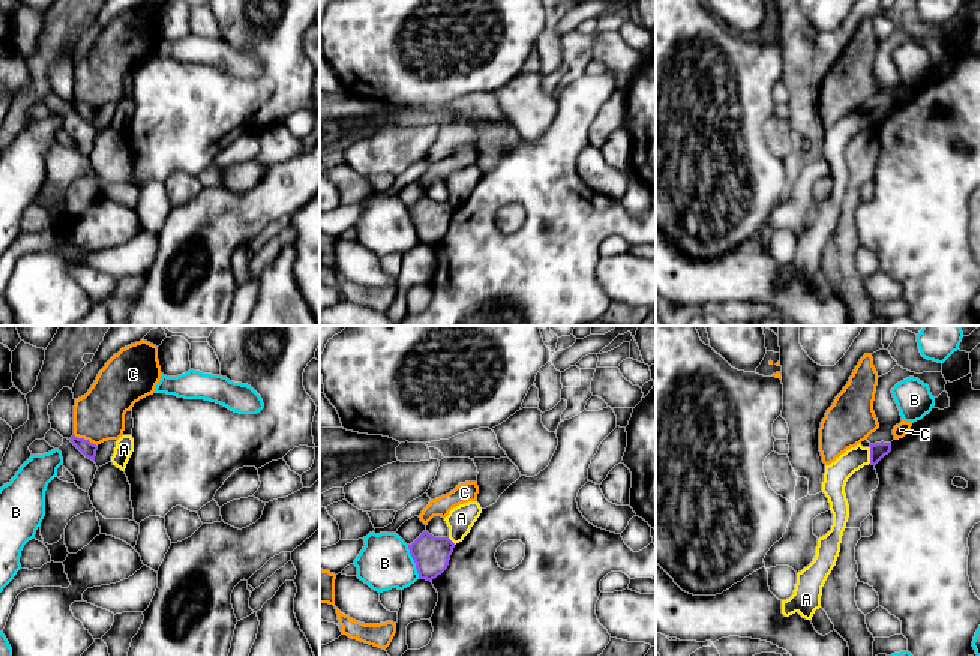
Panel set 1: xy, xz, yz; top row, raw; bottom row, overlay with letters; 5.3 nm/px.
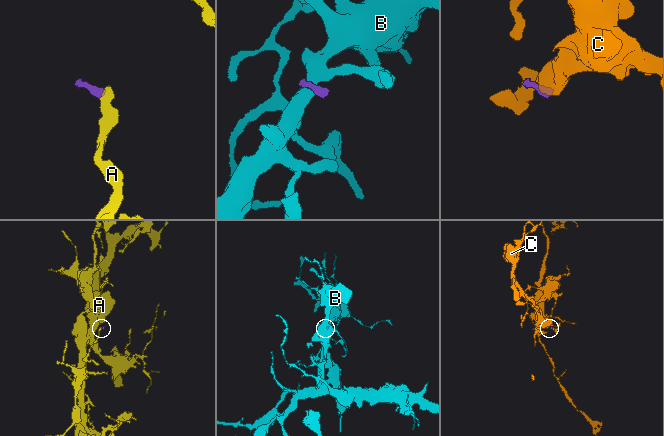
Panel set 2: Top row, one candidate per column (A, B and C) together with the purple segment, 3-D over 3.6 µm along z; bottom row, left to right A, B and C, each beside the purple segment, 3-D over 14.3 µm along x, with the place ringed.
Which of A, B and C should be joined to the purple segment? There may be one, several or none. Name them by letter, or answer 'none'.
none

